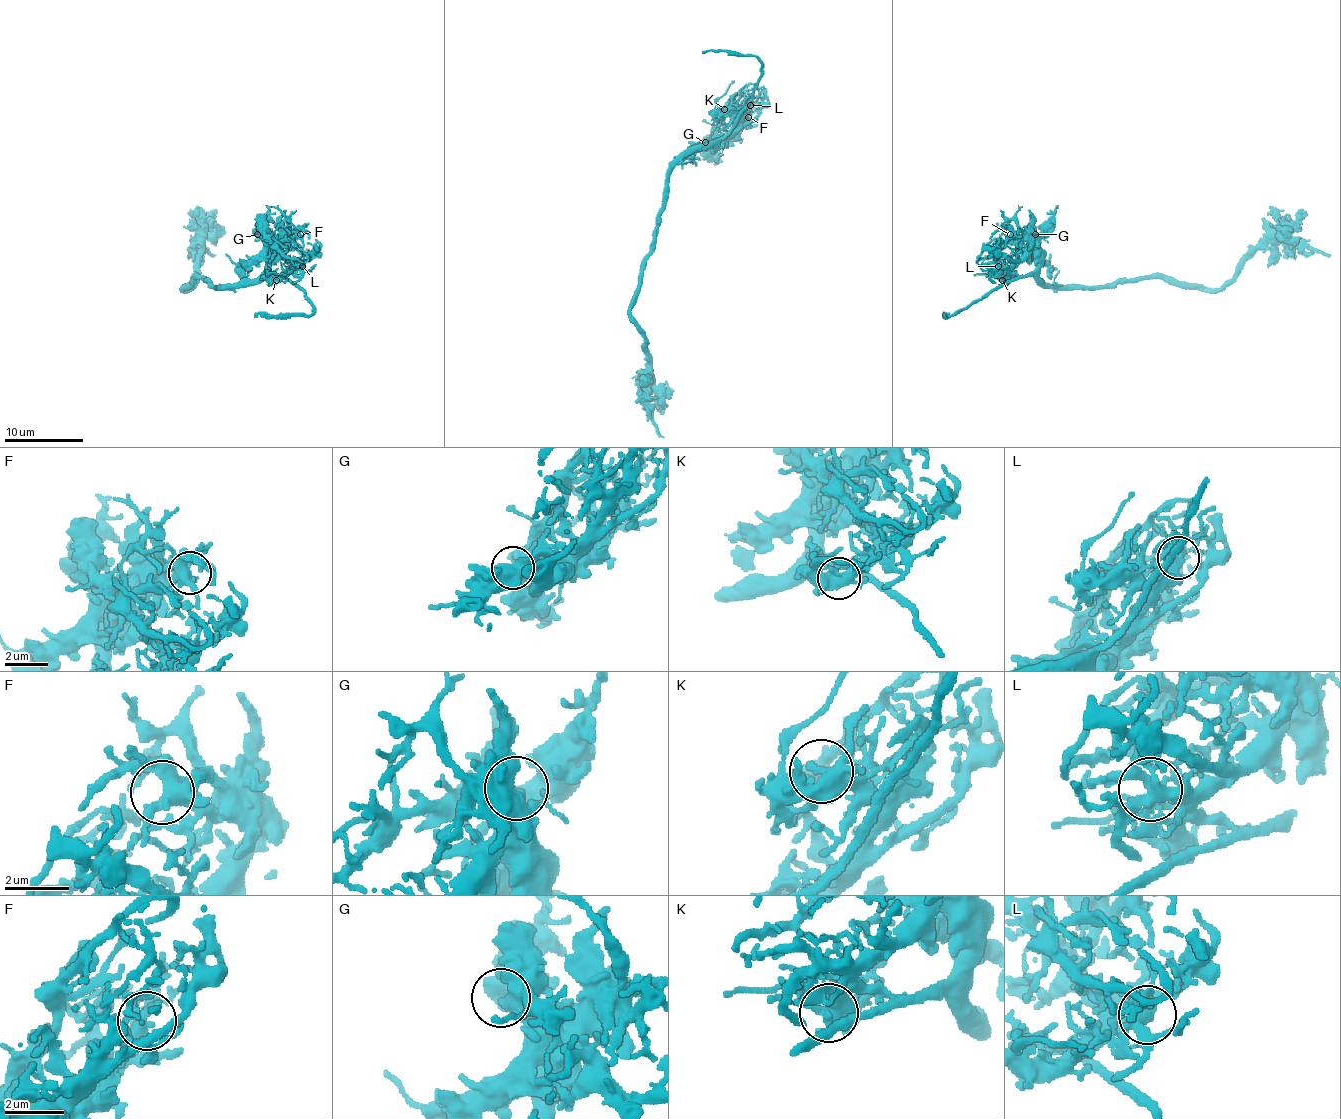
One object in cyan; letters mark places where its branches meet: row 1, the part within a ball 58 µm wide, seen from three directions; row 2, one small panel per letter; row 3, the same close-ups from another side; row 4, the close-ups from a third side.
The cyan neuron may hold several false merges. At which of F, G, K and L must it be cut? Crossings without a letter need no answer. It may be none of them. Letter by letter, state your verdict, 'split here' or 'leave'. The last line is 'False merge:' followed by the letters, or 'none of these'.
F: leave
G: leave
K: leave
L: leave
False merge: none of these

